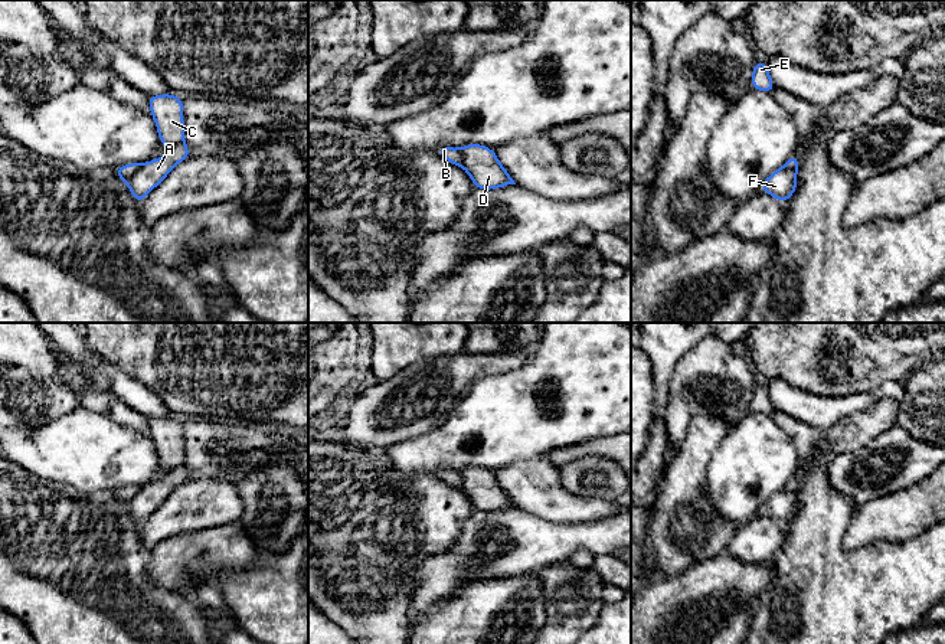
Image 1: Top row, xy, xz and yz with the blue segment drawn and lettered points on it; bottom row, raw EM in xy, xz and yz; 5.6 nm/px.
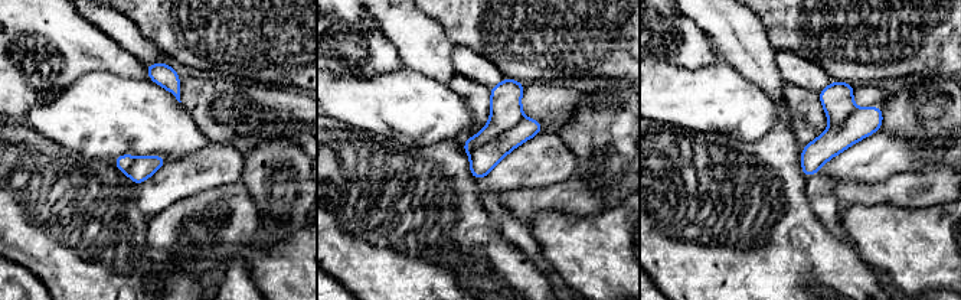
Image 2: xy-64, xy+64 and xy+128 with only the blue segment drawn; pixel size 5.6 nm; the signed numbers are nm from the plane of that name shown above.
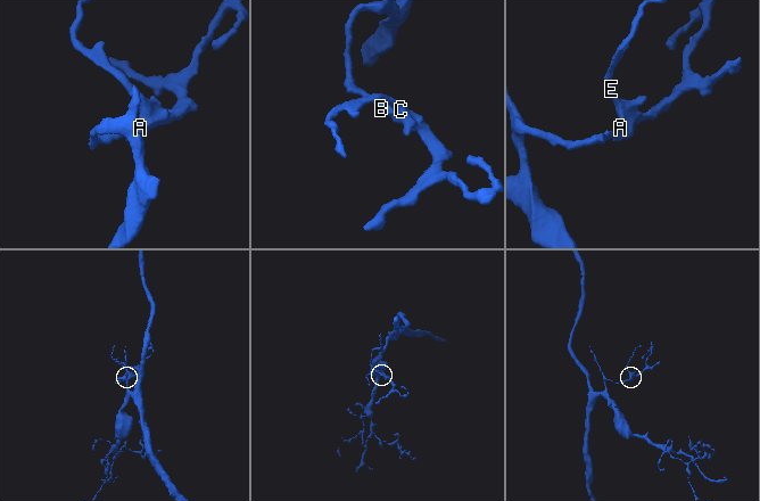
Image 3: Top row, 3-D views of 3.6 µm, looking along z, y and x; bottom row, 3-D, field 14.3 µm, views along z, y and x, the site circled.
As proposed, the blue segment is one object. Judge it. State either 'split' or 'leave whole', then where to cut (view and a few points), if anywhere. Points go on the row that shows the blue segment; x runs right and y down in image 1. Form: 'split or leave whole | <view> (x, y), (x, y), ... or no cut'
split | xz (458, 150), (463, 166)

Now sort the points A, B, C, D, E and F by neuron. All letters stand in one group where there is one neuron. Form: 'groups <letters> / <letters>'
groups A D F / B C E

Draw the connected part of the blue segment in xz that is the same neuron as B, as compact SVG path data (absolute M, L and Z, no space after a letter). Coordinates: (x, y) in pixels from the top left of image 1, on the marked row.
M439 146L438 156L444 157L452 164L462 167L462 157L458 148L449 148L447 146Z

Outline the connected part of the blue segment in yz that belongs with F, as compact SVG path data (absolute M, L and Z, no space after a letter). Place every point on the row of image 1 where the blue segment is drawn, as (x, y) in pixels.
M778 169L765 179L758 190L763 190L776 197L781 203L785 203L797 190L797 170Z

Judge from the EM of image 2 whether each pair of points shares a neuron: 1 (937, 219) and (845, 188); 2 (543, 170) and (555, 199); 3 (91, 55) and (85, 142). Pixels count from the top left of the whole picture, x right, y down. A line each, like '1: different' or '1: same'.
1: different
2: different
3: different

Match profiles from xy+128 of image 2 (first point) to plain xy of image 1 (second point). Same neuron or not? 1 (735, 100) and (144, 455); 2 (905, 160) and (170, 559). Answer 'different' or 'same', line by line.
1: same
2: different

